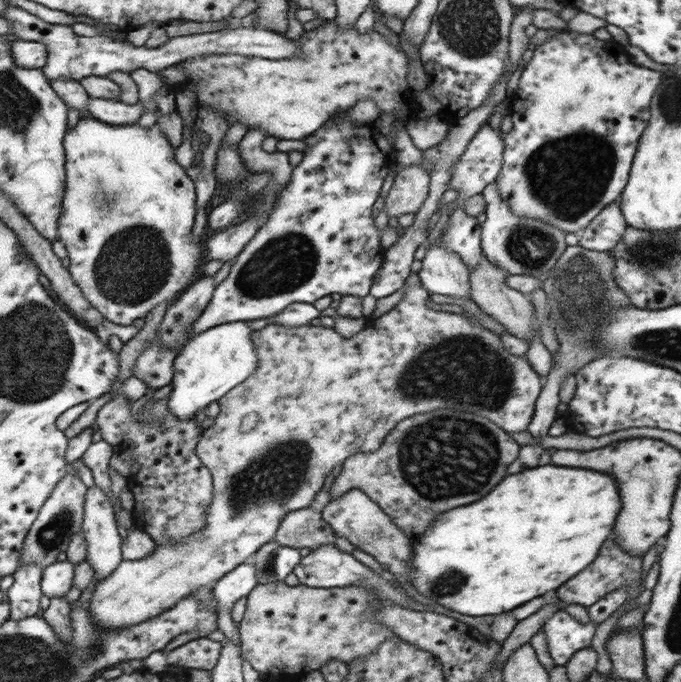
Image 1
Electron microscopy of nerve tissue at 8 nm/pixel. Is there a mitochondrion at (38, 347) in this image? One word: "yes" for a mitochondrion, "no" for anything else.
yes

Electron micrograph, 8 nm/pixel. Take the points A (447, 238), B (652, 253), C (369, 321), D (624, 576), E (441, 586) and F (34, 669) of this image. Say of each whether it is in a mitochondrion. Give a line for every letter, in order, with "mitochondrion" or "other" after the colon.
A: other
B: mitochondrion
C: other
D: other
E: mitochondrion
F: mitochondrion

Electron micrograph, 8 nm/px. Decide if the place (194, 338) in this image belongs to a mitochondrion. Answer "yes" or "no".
no

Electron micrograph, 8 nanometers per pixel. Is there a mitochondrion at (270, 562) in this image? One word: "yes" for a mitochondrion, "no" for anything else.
yes

